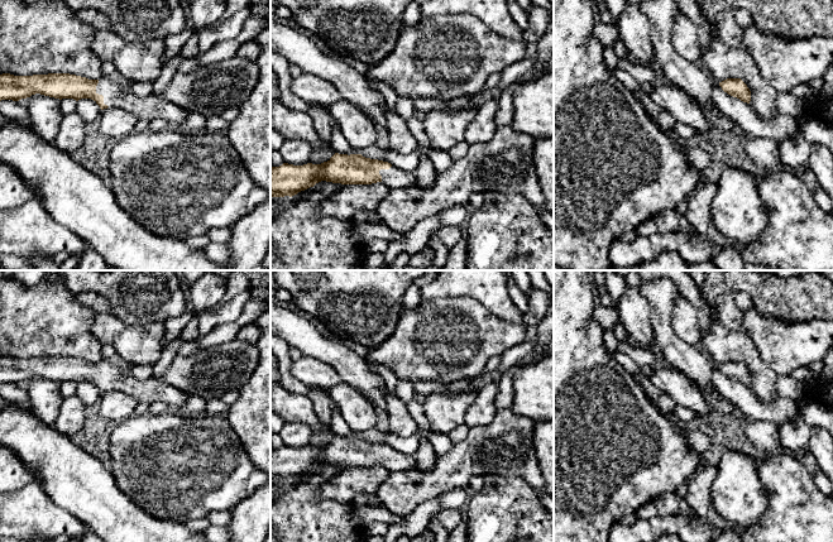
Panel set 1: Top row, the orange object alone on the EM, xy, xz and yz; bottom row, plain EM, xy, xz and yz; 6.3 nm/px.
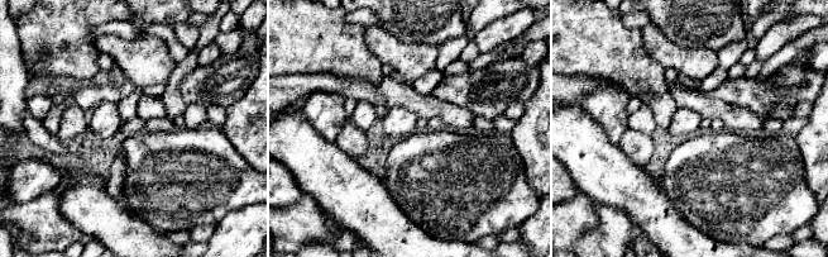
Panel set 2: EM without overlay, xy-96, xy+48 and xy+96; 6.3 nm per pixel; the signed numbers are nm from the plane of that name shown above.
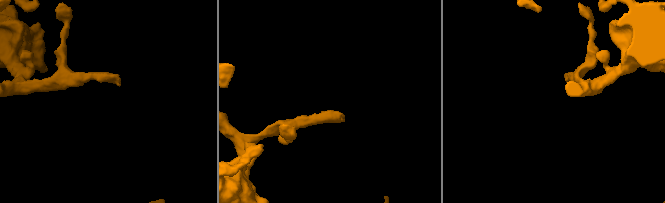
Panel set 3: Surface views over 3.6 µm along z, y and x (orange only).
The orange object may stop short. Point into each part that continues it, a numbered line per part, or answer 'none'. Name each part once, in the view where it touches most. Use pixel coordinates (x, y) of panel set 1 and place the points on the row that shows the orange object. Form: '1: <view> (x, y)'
1: xy (153, 106)

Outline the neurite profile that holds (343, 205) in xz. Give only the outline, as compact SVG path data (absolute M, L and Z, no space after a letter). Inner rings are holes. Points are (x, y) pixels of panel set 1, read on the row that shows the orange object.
M383 182L344 184L336 193L322 201L317 208L324 216L332 216L348 221L351 220L358 210L375 211L389 190Z

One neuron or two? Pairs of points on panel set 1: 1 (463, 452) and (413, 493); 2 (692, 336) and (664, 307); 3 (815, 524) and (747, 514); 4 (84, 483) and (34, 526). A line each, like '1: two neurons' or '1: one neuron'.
1: one neuron
2: two neurons
3: two neurons
4: two neurons

